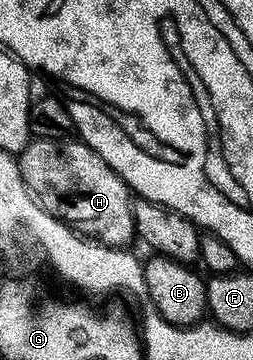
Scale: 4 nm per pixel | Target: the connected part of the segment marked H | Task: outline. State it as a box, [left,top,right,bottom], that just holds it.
[17,139,135,247]

